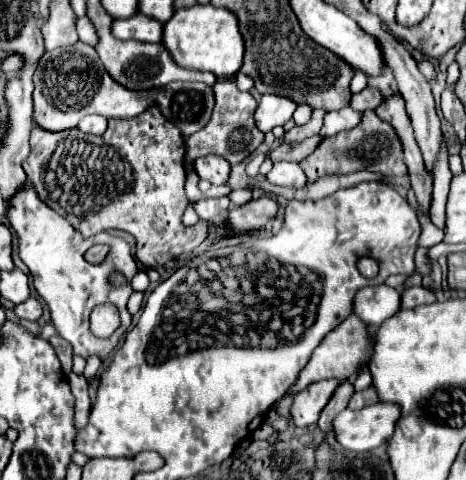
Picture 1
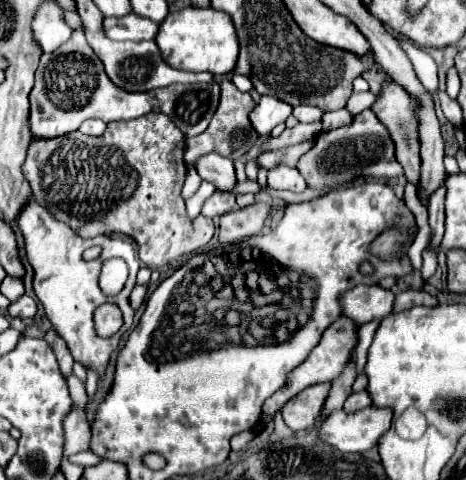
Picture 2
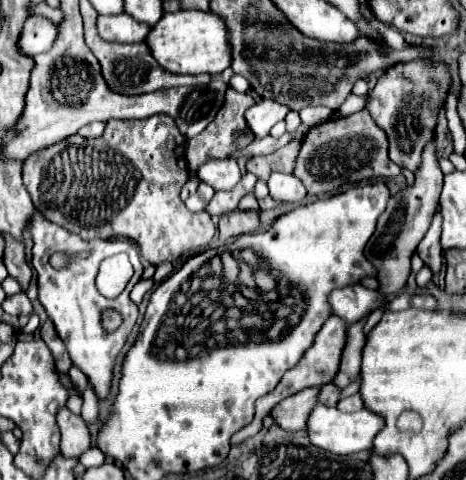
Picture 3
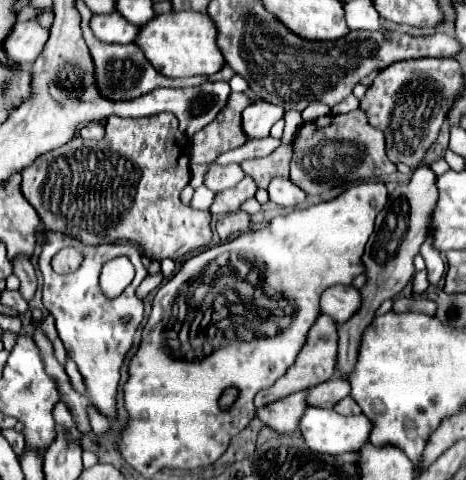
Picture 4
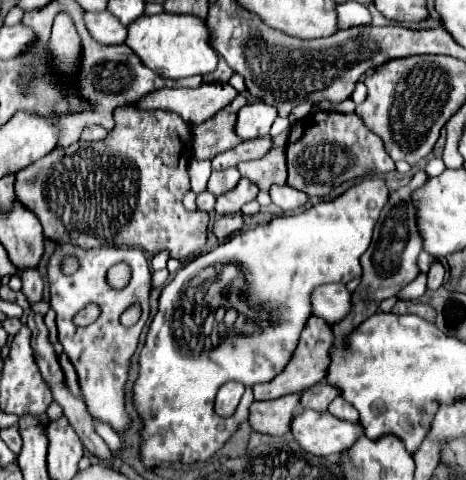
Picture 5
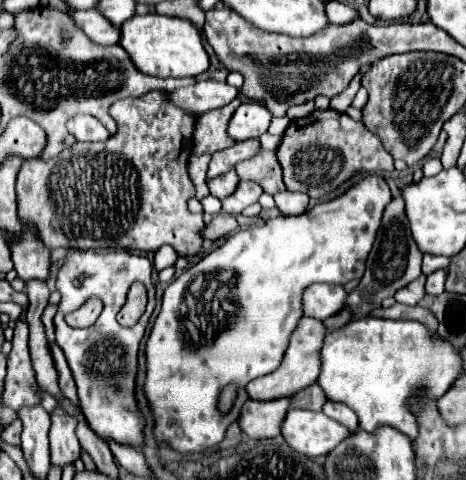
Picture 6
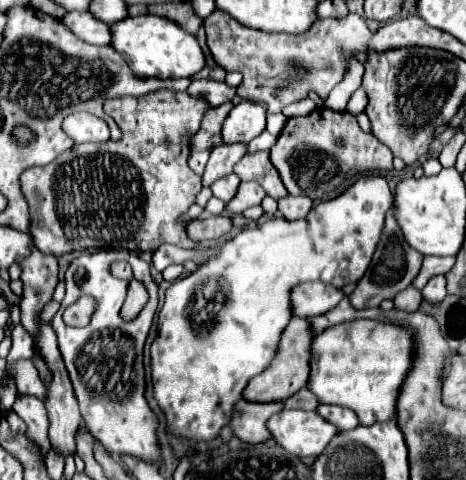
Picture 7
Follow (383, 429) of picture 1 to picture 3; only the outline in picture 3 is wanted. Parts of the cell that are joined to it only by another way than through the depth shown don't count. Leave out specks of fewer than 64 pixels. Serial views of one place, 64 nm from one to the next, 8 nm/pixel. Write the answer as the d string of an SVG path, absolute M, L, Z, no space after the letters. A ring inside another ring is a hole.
M316 404L310 420L308 420L308 434L312 444L328 450L328 452L336 452L336 454L356 454L360 450L370 450L372 448L372 440L376 438L376 434L384 428L384 418L364 410L352 412L352 414L344 414L338 408L330 408L324 404Z

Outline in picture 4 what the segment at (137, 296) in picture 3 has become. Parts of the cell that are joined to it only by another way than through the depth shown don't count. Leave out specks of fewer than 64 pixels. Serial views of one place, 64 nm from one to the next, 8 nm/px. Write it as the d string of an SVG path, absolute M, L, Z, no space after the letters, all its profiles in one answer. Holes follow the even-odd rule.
M162 274L146 276L146 278L142 280L142 284L136 288L136 296L138 296L138 298L144 298L144 296L146 296L150 290L158 288L158 286L160 286L160 282L162 282Z

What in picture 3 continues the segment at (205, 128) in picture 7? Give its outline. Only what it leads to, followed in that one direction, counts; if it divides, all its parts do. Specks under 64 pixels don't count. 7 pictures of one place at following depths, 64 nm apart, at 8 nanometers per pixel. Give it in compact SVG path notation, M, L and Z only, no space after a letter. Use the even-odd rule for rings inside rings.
M228 86L224 104L222 104L220 112L216 114L216 118L212 120L212 124L208 124L208 128L204 132L200 132L198 136L194 136L194 138L188 140L188 148L186 148L185 156L190 170L196 170L208 158L228 158L236 150L246 148L254 140L254 134L252 134L252 130L248 128L246 120L244 120L244 112L252 104L254 104L254 98L250 94L240 94L240 92L236 92L234 88Z

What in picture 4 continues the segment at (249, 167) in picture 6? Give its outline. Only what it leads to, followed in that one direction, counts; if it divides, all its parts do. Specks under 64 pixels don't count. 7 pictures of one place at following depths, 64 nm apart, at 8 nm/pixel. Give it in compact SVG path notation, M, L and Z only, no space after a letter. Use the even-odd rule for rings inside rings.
M282 144L270 156L246 160L242 164L242 170L244 170L244 174L248 174L256 180L258 188L268 188L268 182L272 180L272 176L288 176L290 158L292 158L292 146Z

